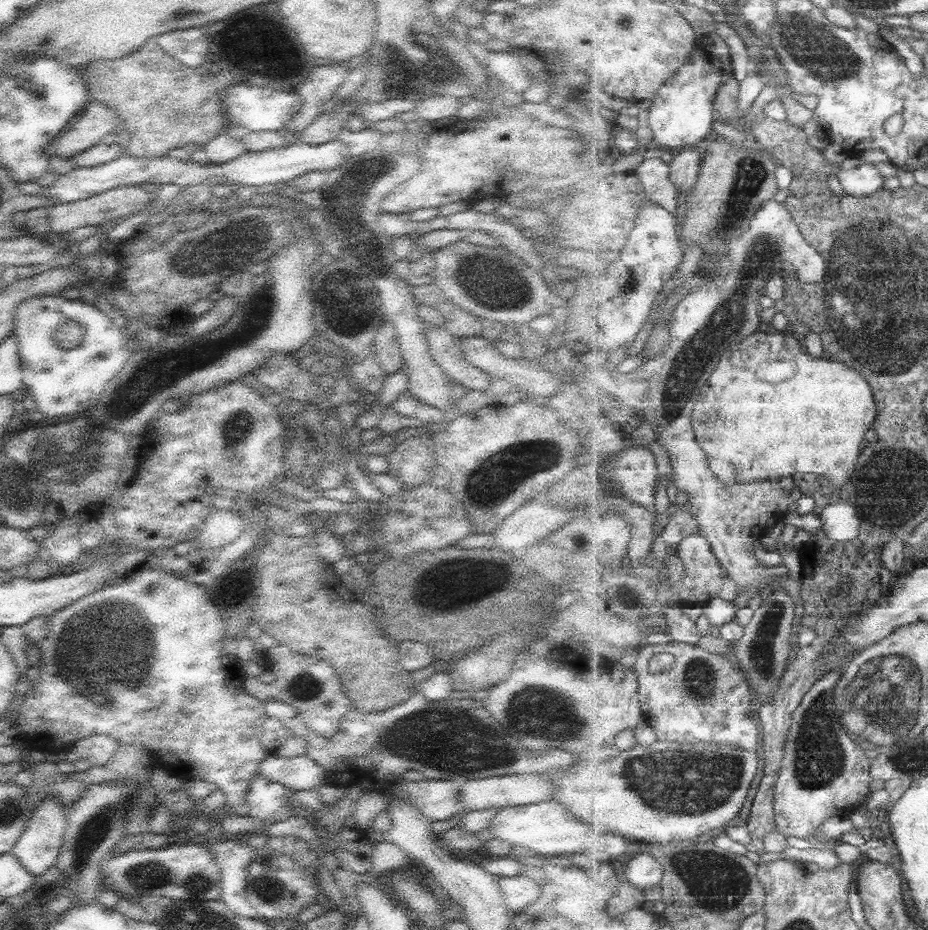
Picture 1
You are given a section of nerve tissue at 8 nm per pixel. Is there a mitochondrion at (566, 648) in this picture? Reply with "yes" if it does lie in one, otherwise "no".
no

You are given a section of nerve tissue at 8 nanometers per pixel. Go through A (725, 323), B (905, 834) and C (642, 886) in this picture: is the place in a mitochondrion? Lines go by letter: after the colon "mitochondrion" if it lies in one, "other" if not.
A: mitochondrion
B: other
C: other

